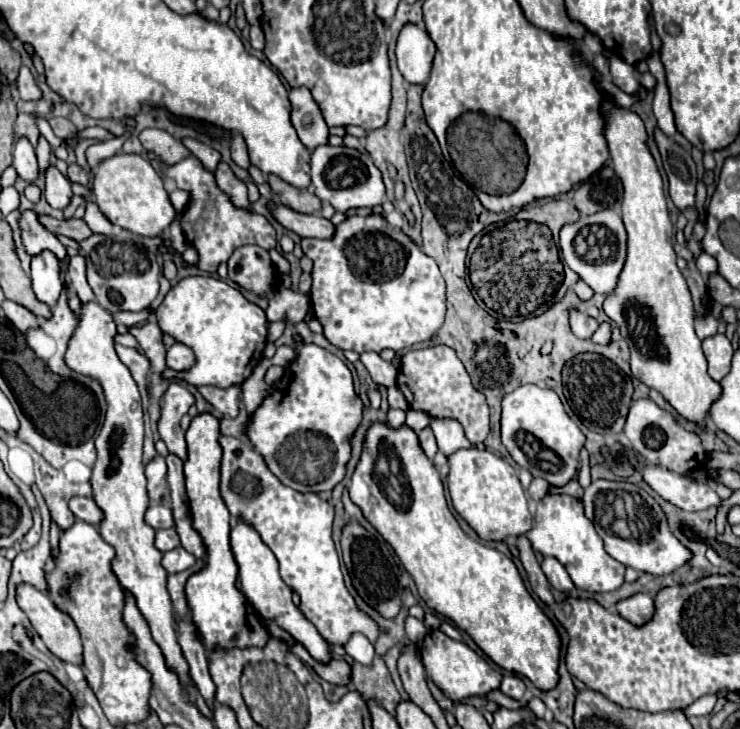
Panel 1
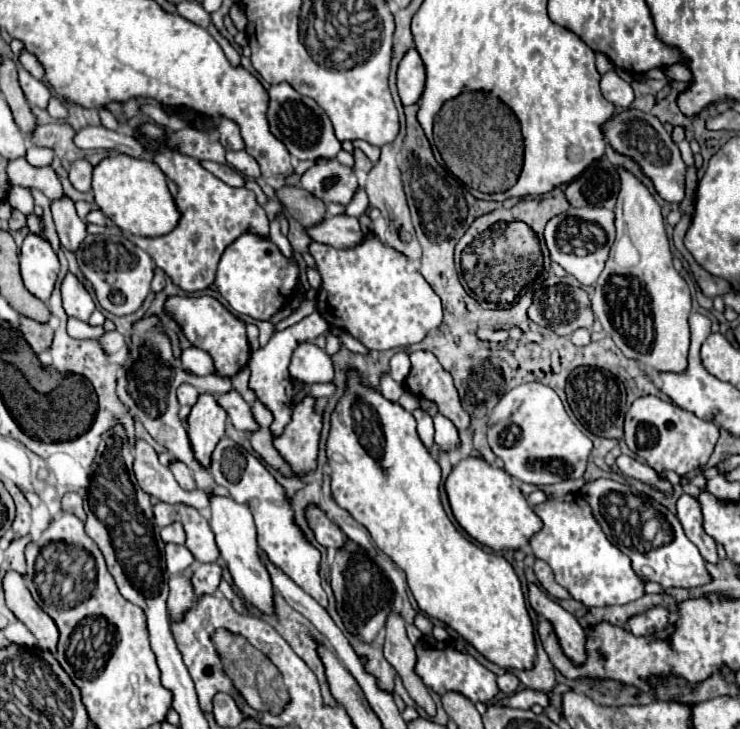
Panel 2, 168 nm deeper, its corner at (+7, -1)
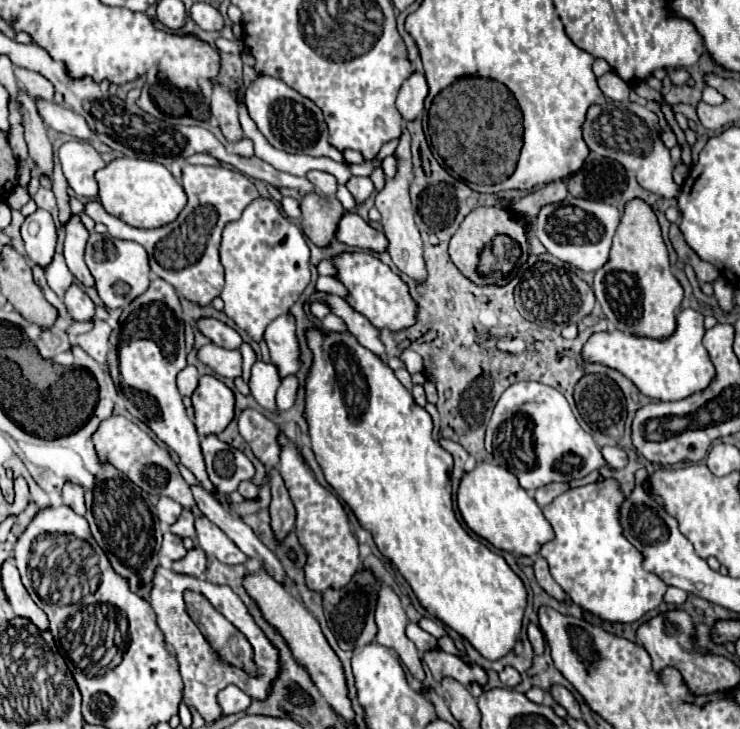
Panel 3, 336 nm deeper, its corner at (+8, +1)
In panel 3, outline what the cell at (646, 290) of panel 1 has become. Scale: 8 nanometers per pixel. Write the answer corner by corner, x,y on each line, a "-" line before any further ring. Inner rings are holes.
632,199
626,205
610,259
596,271
592,287
610,329
632,331
632,335
648,335
652,339
664,339
664,335
674,331
684,289
670,271
668,251
656,215
648,203

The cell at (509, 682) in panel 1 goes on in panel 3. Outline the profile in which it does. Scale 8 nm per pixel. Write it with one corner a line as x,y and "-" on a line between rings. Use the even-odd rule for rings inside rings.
504,667
504,671
500,673
500,681
506,687
516,687
522,681
522,677
520,677
520,673
514,667

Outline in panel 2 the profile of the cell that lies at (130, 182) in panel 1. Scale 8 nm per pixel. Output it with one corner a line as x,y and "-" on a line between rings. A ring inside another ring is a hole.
111,155
105,157
93,169
93,195
97,207
123,231
141,237
159,237
169,233
177,221
179,213
173,203
173,197
167,191
167,181
161,169
147,161
135,159
129,155

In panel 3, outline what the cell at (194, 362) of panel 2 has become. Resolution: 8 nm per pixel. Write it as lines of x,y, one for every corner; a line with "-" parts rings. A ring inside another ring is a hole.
210,343
198,351
198,357
220,377
226,377
226,379
242,377
242,355
238,349
224,349

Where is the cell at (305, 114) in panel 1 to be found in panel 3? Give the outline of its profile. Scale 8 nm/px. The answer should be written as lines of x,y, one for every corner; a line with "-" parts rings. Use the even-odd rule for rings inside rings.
260,75
246,89
244,101
248,115
254,119
258,131
268,139
272,147
284,149
288,153
304,153
312,157
326,155
338,163
344,157
328,143
328,127
322,117
322,111
310,99
304,99
300,93
292,91
292,87
288,87
284,81
276,77

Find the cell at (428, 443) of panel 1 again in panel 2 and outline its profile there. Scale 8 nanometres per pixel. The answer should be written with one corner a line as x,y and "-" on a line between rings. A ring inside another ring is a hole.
417,409
417,411
413,411
413,417
417,421
419,439
423,441
423,445
427,449
431,449
433,447
433,419
431,419
431,415
427,411
423,411
423,409

